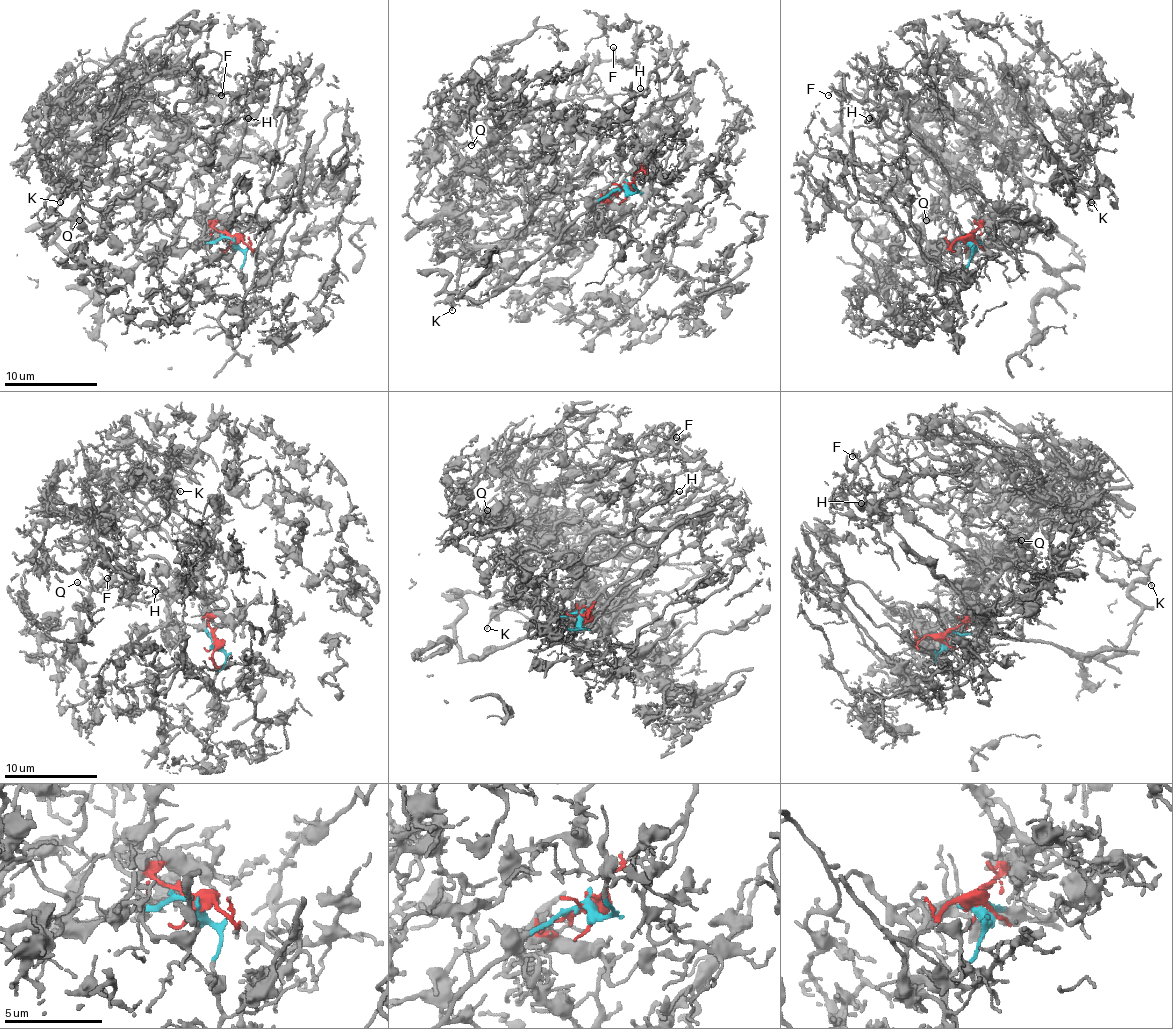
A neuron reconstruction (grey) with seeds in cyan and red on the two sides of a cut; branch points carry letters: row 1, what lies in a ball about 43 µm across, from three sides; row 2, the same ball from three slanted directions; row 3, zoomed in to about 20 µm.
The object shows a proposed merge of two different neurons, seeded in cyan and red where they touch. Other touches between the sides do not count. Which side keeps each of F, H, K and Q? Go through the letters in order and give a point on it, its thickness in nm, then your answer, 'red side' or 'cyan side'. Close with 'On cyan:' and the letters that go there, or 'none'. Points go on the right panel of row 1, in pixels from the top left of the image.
F: at (828, 95); 140 nm thick; red side
H: at (869, 118); 150 nm thick; red side
K: at (1091, 202); 120 nm thick; cyan side
Q: at (926, 220); 140 nm thick; red side
On cyan: K

